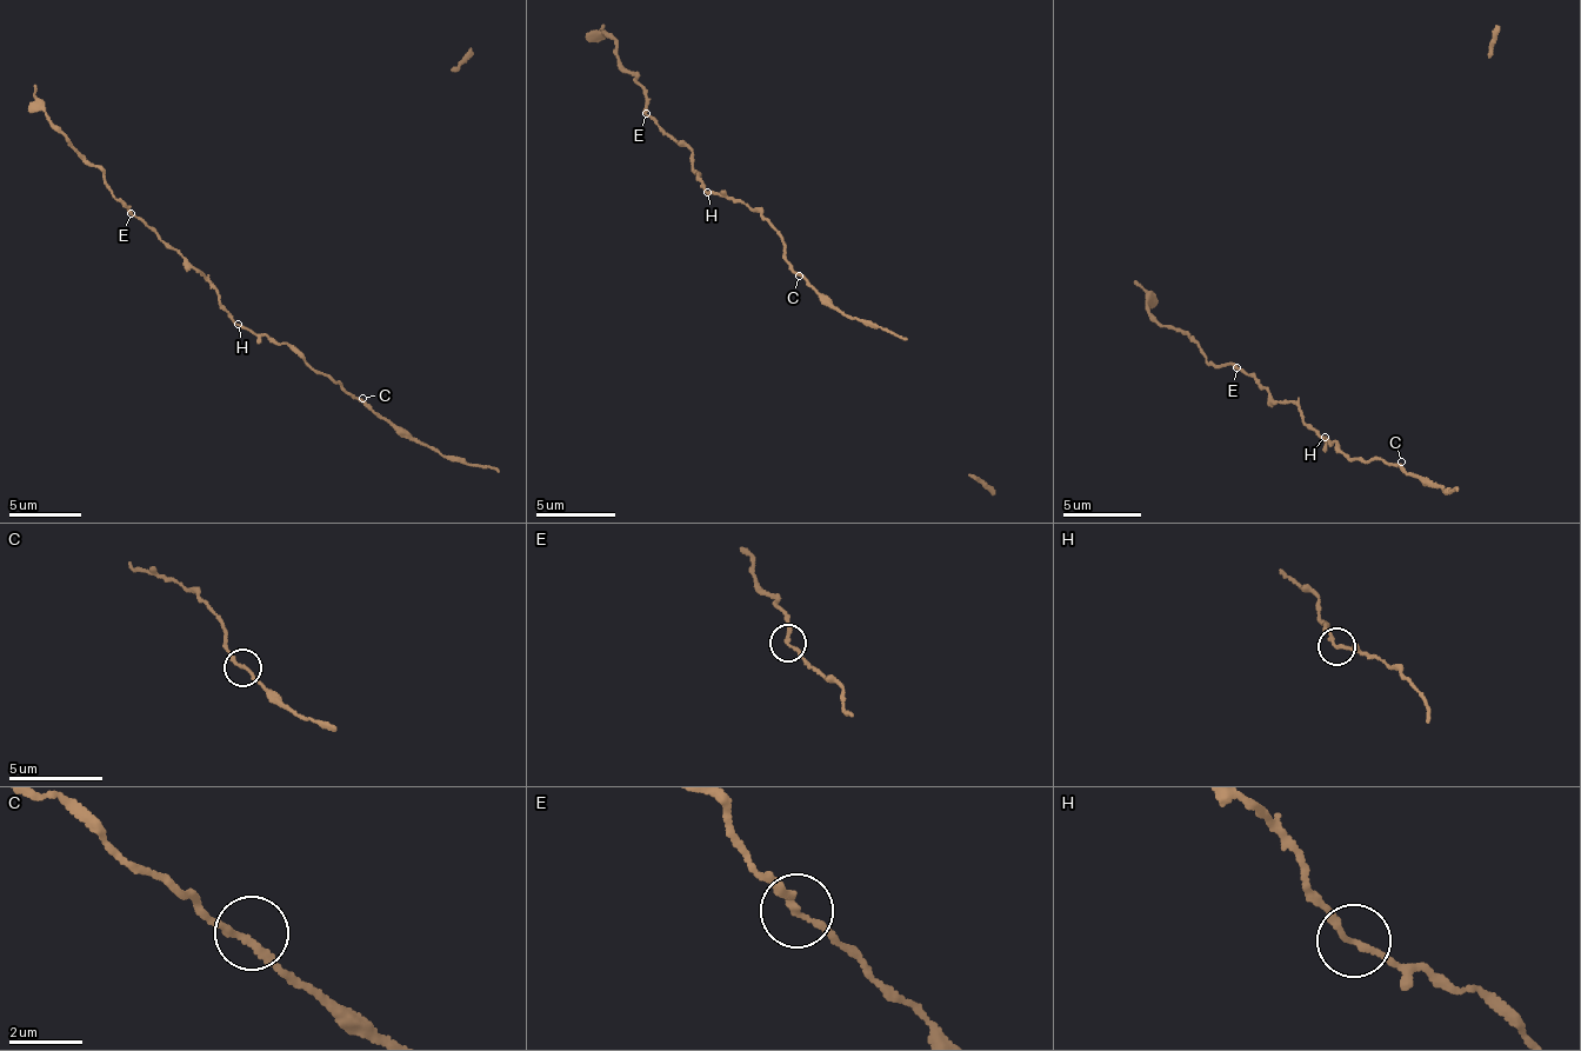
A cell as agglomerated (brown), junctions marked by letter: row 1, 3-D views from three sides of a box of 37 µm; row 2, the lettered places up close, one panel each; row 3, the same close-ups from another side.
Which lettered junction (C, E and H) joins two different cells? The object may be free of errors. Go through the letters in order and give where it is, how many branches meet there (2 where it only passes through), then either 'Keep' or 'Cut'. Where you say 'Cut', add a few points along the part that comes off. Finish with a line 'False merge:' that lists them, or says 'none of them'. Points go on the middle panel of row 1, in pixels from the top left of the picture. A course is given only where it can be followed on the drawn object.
C: Place: (799, 275). Branches: 2. Keep
E: Place: (646, 113). Branches: 2. Cut. Course of the part to remove: (647, 112), (644, 91), (622, 66), (616, 46), (598, 30), (605, 25)
H: Place: (707, 192). Branches: 2. Keep
False merge: E

